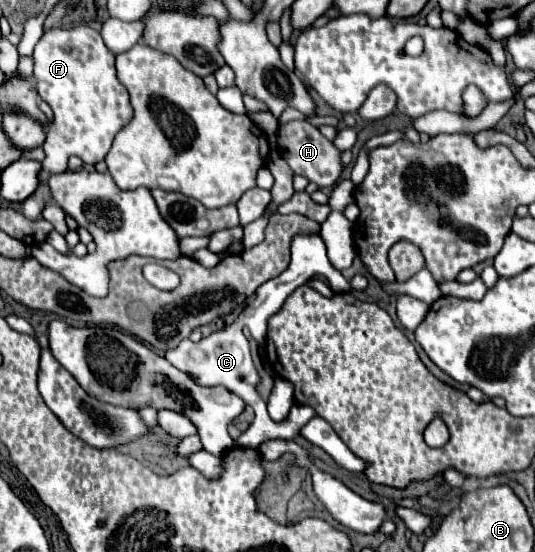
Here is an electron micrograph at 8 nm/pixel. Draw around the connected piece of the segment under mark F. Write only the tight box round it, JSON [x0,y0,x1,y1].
[32,25,132,173]

